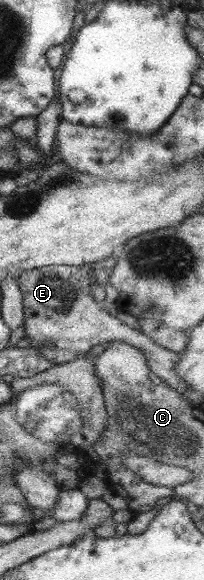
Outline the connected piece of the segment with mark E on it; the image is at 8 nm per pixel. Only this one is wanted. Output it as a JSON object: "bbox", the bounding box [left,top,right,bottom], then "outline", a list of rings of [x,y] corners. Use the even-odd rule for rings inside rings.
{"bbox":[16,263,187,395],"outline":[[[91,263],[79,266],[49,265],[27,269],[19,272],[16,281],[22,295],[24,315],[22,324],[25,326],[24,337],[29,339],[28,346],[38,351],[50,364],[57,365],[83,357],[95,344],[119,341],[136,348],[145,358],[149,371],[163,380],[169,388],[177,391],[180,395],[187,393],[187,386],[174,372],[176,363],[180,361],[179,353],[174,353],[161,348],[161,346],[157,346],[157,344],[147,336],[144,336],[140,331],[135,331],[126,326],[123,322],[120,322],[118,317],[112,317],[102,309],[100,304],[94,302],[90,293],[90,284],[94,281]],[[45,342],[53,343],[54,347],[47,348]]]}

